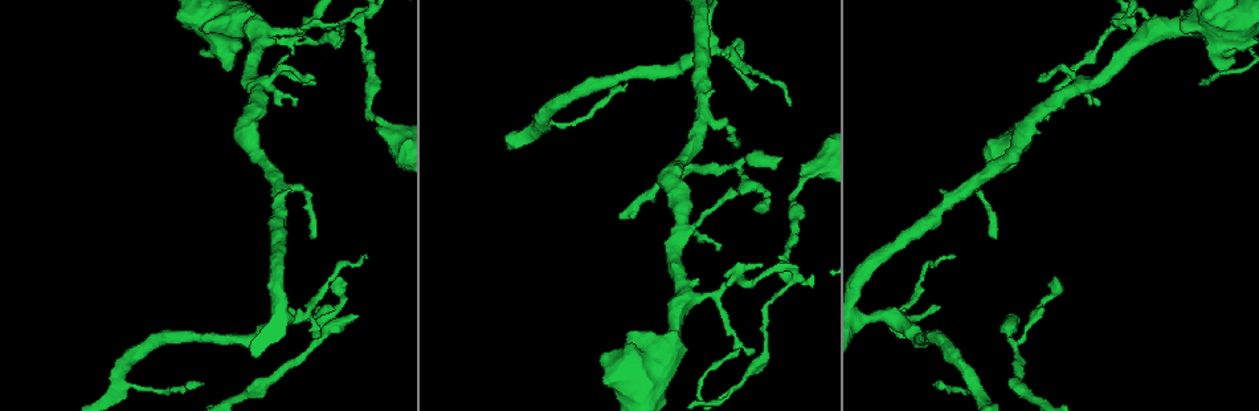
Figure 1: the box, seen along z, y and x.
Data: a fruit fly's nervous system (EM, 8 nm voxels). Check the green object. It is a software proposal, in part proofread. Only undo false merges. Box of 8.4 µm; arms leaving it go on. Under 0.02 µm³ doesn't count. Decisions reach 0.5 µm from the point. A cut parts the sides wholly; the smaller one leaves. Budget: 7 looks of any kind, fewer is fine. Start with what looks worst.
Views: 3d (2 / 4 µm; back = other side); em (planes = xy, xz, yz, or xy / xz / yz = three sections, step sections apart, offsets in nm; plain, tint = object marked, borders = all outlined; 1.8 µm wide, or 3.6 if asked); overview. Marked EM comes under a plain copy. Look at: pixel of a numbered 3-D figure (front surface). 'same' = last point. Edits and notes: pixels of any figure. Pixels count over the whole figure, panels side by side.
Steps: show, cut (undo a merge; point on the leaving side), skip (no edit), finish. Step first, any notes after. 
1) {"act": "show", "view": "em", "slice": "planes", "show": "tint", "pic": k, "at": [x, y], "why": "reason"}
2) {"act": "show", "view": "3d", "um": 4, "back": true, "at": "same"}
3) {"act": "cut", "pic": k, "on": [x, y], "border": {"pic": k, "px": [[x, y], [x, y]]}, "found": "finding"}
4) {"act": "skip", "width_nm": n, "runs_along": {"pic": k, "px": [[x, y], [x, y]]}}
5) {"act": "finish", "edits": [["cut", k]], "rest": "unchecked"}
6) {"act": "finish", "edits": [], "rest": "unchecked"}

{"act": "show", "view": "em", "slice": "planes", "show": "tint", "pic": 1, "at": [1011, 342], "why": "narrows sharply"}

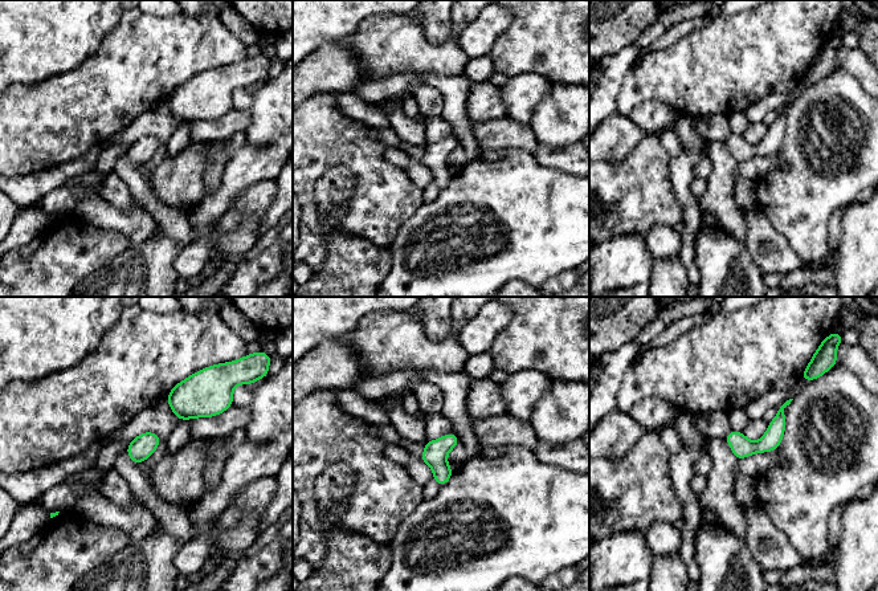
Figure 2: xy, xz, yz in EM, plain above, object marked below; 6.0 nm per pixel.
{"act": "skip", "width_nm": 120, "runs_along": {"pic": 2, "px": [[781, 415], [762, 445], [738, 453]]}, "found": "all the same neuron"}

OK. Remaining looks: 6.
{"act": "show", "view": "3d", "um": 4, "pic": 1, "at": [710, 44], "why": "sharp bend"}

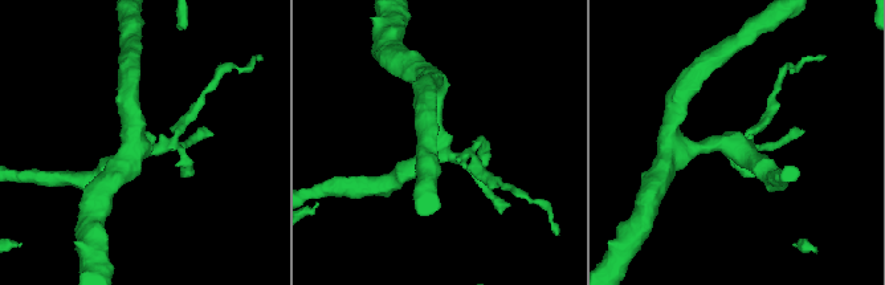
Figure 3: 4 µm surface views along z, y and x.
{"act": "show", "view": "em", "slice": "xz", "step": 16, "show": "tint", "pic": 3, "at": [738, 150]}

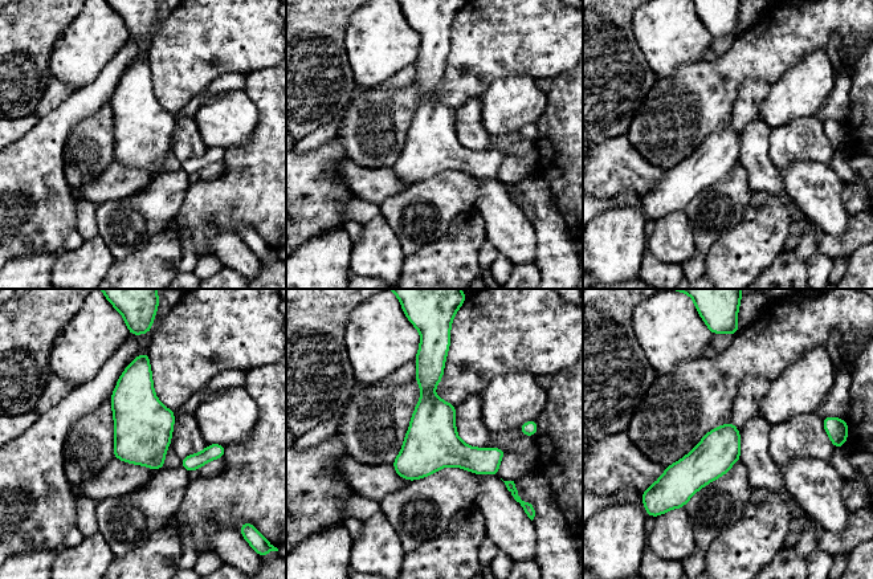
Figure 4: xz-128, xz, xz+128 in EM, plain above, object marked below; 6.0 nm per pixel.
{"act": "skip", "found": "all the same neuron"}

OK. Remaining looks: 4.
{"act": "show", "view": "em", "slice": "yz", "step": 8, "show": "tint", "pic": 1, "at": [367, 15], "why": "sharp bend"}

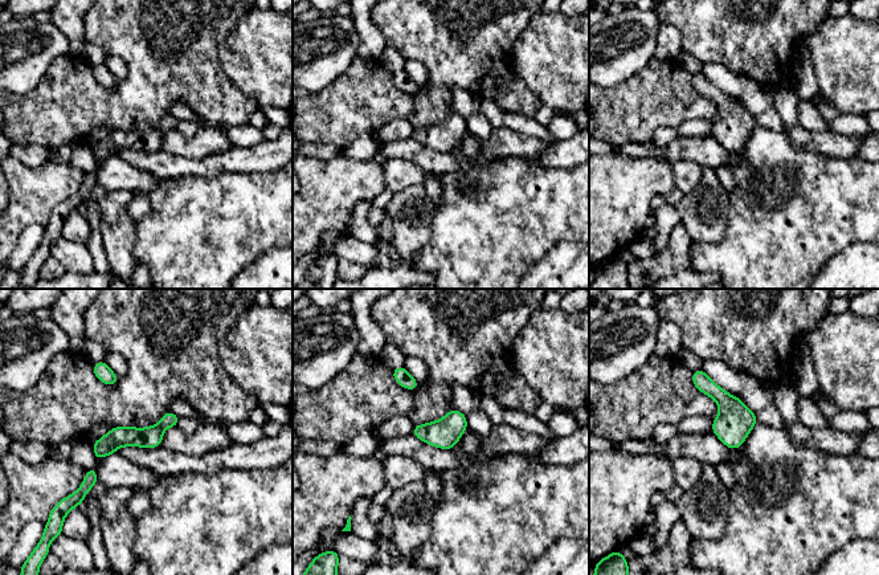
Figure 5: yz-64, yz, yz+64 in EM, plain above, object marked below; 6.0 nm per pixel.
{"act": "skip", "width_nm": 130, "runs_along": {"pic": 5, "px": [[175, 419], [95, 447]]}, "found": "continuous, no second neuron"}

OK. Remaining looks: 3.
{"act": "finish", "edits": [], "rest": "unchecked"}

